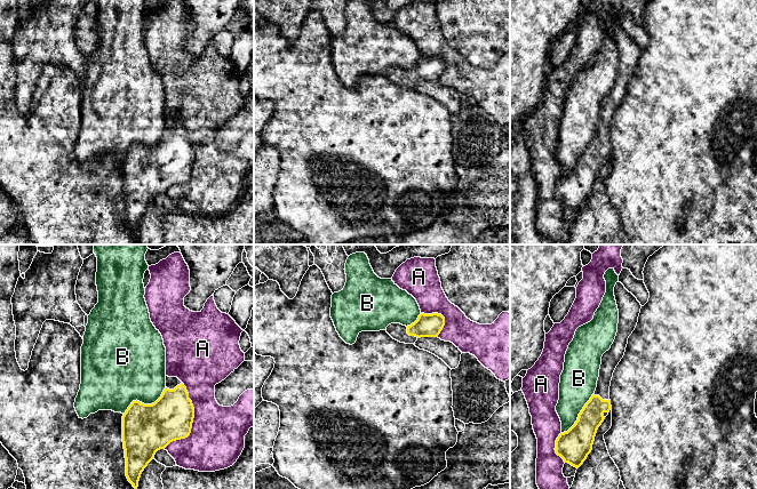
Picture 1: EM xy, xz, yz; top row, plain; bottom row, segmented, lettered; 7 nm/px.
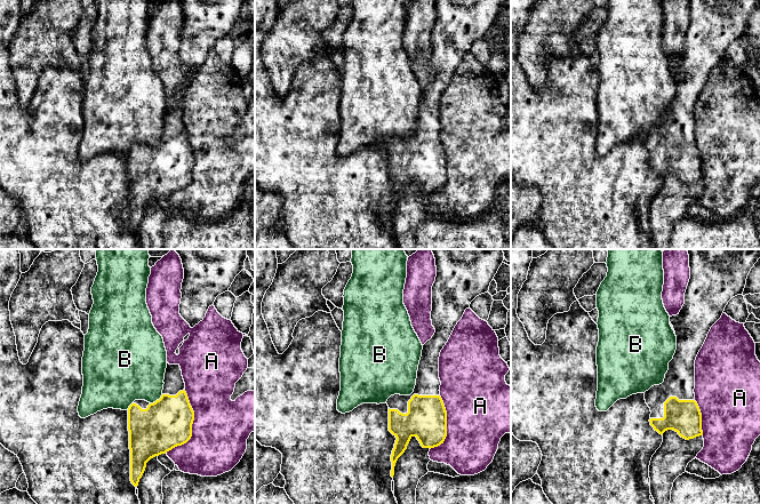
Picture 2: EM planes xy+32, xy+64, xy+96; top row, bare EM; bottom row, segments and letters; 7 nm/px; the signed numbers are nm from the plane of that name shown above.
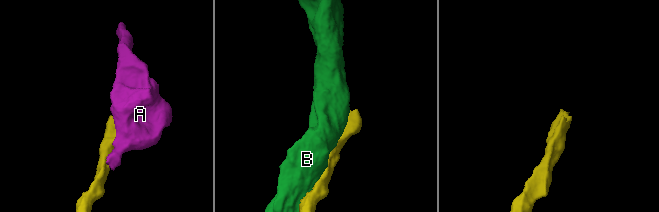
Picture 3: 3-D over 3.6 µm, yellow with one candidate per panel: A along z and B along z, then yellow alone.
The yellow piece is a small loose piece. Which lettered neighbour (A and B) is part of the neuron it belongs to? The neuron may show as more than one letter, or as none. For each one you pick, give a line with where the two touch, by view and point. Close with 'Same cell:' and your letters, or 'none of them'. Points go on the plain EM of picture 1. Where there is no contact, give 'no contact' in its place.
Same cell: none of them

